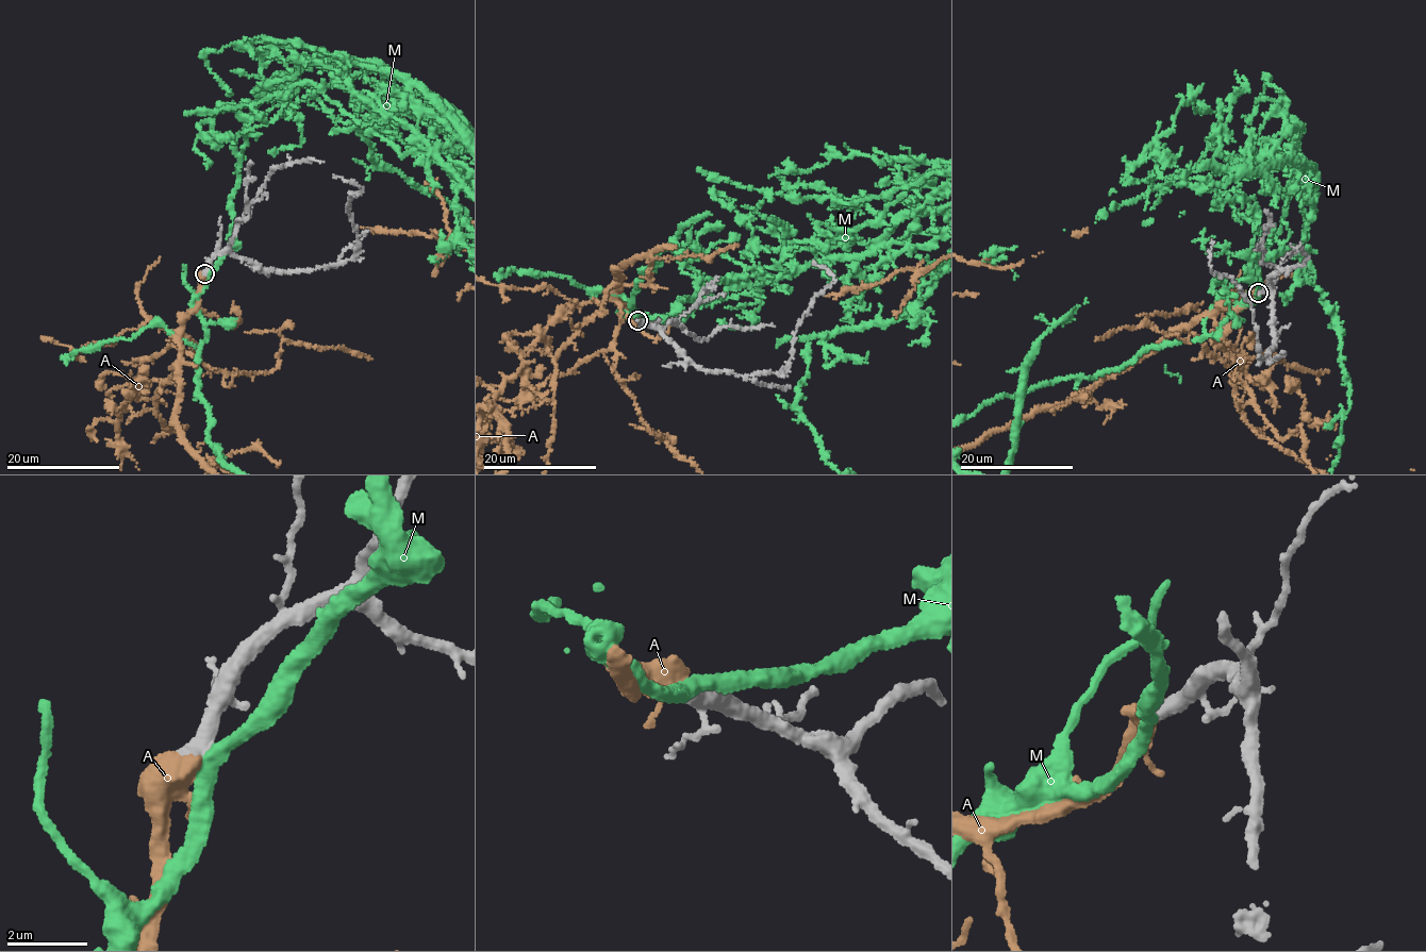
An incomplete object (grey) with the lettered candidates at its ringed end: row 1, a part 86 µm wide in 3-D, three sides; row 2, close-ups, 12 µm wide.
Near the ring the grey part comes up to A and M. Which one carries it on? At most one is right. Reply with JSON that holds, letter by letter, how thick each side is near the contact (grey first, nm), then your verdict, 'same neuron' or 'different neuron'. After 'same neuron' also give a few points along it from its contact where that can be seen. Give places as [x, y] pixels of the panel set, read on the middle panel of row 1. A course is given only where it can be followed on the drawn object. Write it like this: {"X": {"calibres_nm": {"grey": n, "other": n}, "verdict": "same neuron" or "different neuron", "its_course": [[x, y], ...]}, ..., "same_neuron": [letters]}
{"A": {"calibres_nm": {"grey": 480, "other": 460}, "verdict": "same neuron"}, "M": {"calibres_nm": {"grey": 480, "other": 360}, "verdict": "different neuron"}, "same_neuron": ["A"]}

